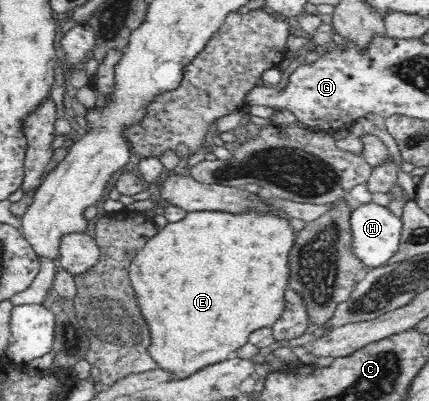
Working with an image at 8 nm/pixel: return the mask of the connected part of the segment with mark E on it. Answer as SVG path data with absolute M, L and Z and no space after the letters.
M222 211L188 212L182 221L168 223L153 239L146 241L138 255L132 259L129 265L129 280L135 289L138 307L142 312L142 317L146 320L148 334L151 338L147 353L151 355L160 369L171 373L171 379L186 379L186 376L194 375L204 367L230 359L238 347L249 343L250 335L254 331L272 327L278 321L285 308L284 294L290 277L288 257L297 236L290 230L290 226L289 220L274 214L258 214L258 212L230 214Z

